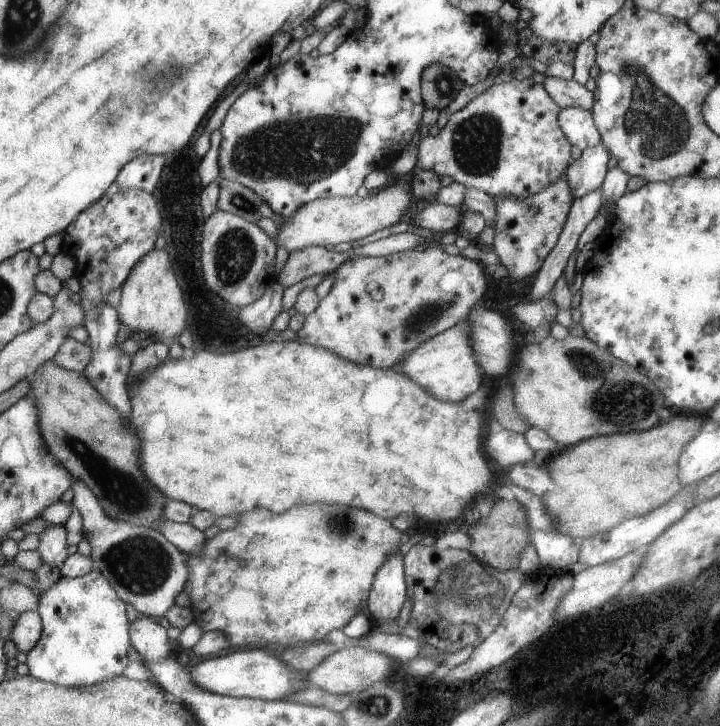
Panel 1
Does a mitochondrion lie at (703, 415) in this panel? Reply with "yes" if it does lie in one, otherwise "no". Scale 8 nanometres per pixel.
no

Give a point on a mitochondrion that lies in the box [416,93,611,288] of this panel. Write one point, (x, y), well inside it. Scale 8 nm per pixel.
(476, 142)

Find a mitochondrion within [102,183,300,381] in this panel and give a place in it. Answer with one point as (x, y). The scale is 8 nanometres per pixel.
(234, 254)

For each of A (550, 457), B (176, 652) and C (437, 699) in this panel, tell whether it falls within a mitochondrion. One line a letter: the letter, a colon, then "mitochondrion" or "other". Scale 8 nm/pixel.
A: other
B: other
C: other

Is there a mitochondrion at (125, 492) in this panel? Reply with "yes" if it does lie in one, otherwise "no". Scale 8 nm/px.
yes

